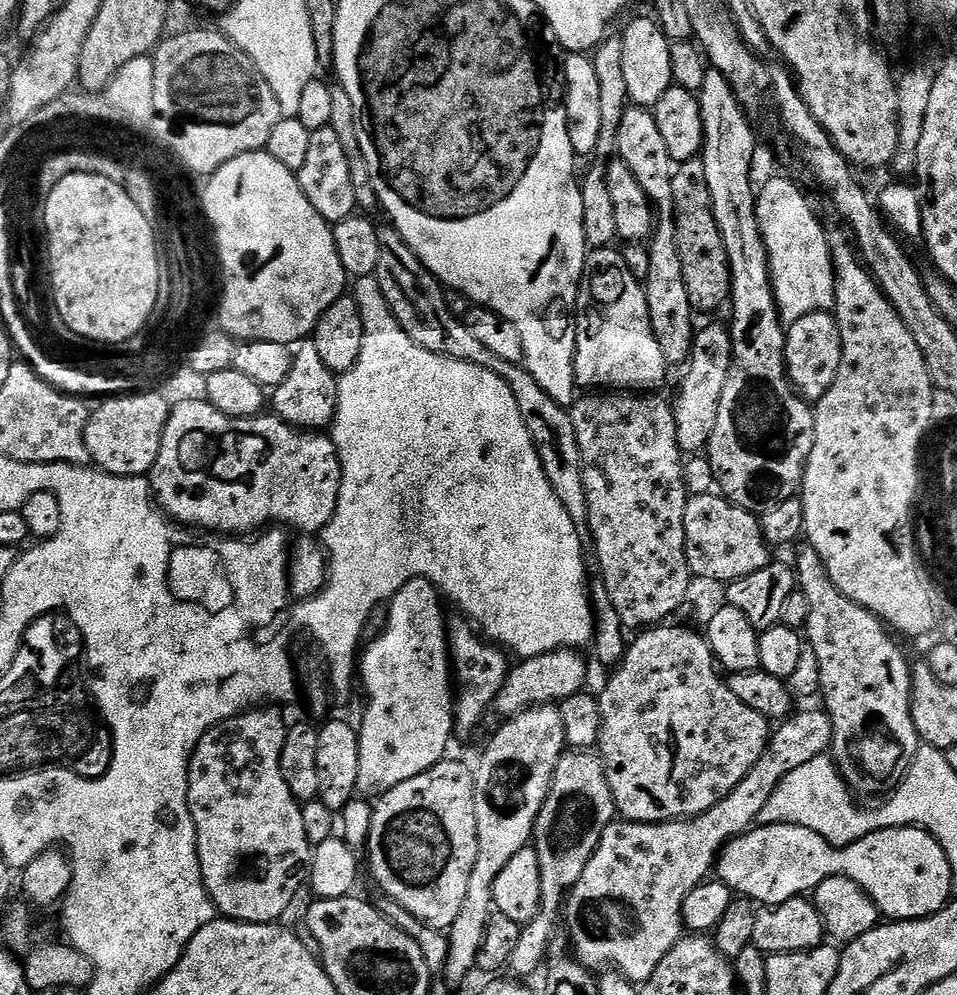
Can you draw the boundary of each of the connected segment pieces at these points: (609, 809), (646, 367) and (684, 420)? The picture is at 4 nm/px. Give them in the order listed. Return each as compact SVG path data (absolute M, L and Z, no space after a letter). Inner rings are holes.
M592 750L565 751L564 755L560 757L552 785L546 794L546 802L542 804L542 810L538 814L536 825L532 831L532 844L538 854L538 866L542 874L542 902L538 915L529 924L521 927L518 946L514 948L514 954L508 963L513 977L528 978L524 976L534 975L539 968L541 971L548 954L548 948L557 935L556 915L559 912L561 915L562 909L565 907L565 893L576 885L578 878L582 878L582 870L586 870L586 862L590 862L590 858L598 850L598 842L602 838L606 826L614 823L617 816L614 794L610 790L610 782L606 778L603 760Z
M615 247L592 248L584 264L576 321L574 374L584 390L627 390L648 394L660 390L670 365L658 346L650 322L648 299L641 280L632 273L623 251Z
M708 324L695 333L692 355L683 369L684 381L676 392L672 413L676 419L676 433L681 453L703 453L708 447L710 434L714 434L714 422L718 422L718 402L722 402L722 390L726 387L726 374L730 374L732 361L732 334L720 324Z

